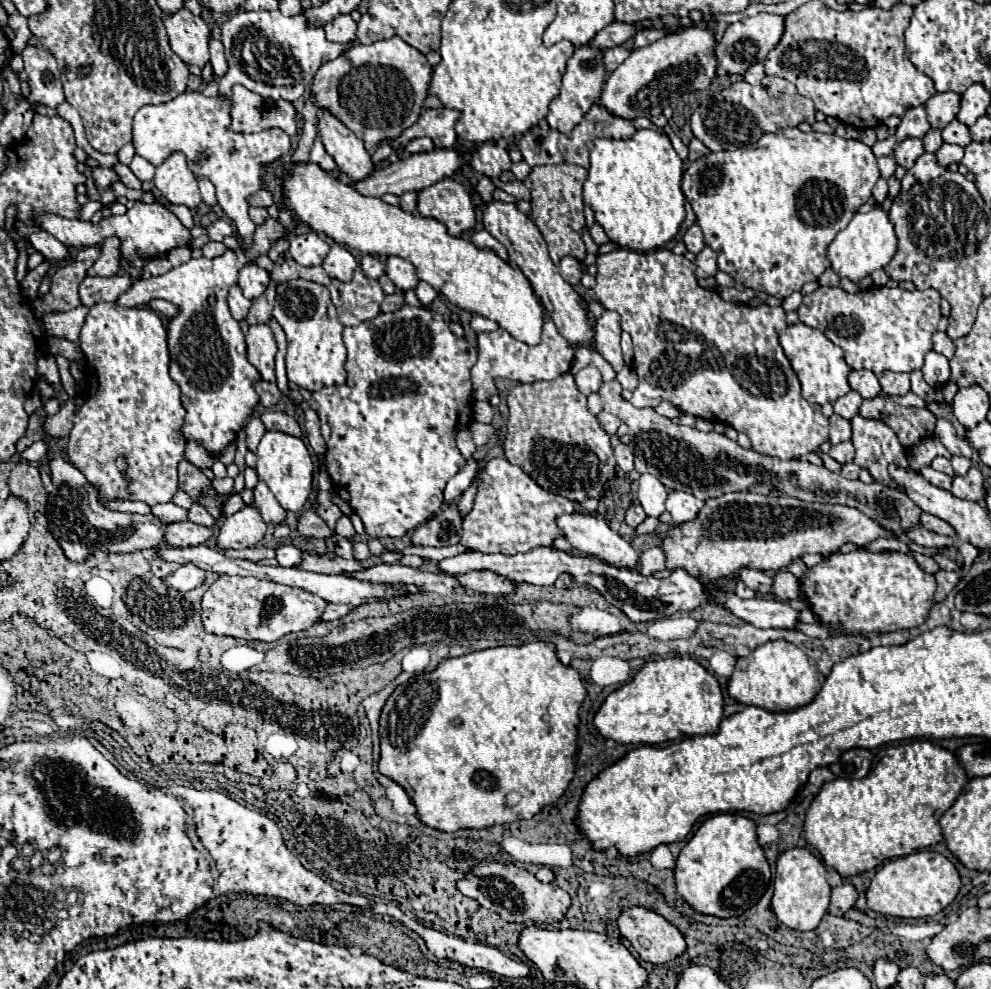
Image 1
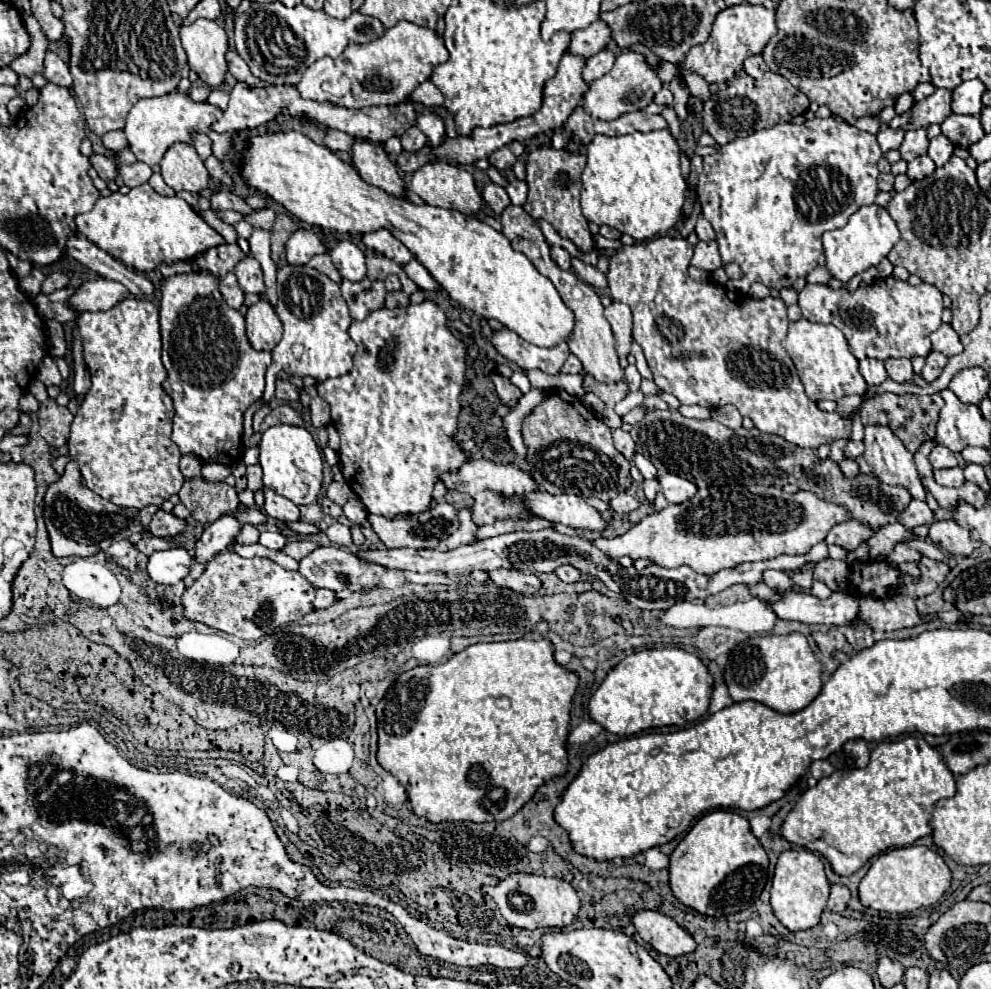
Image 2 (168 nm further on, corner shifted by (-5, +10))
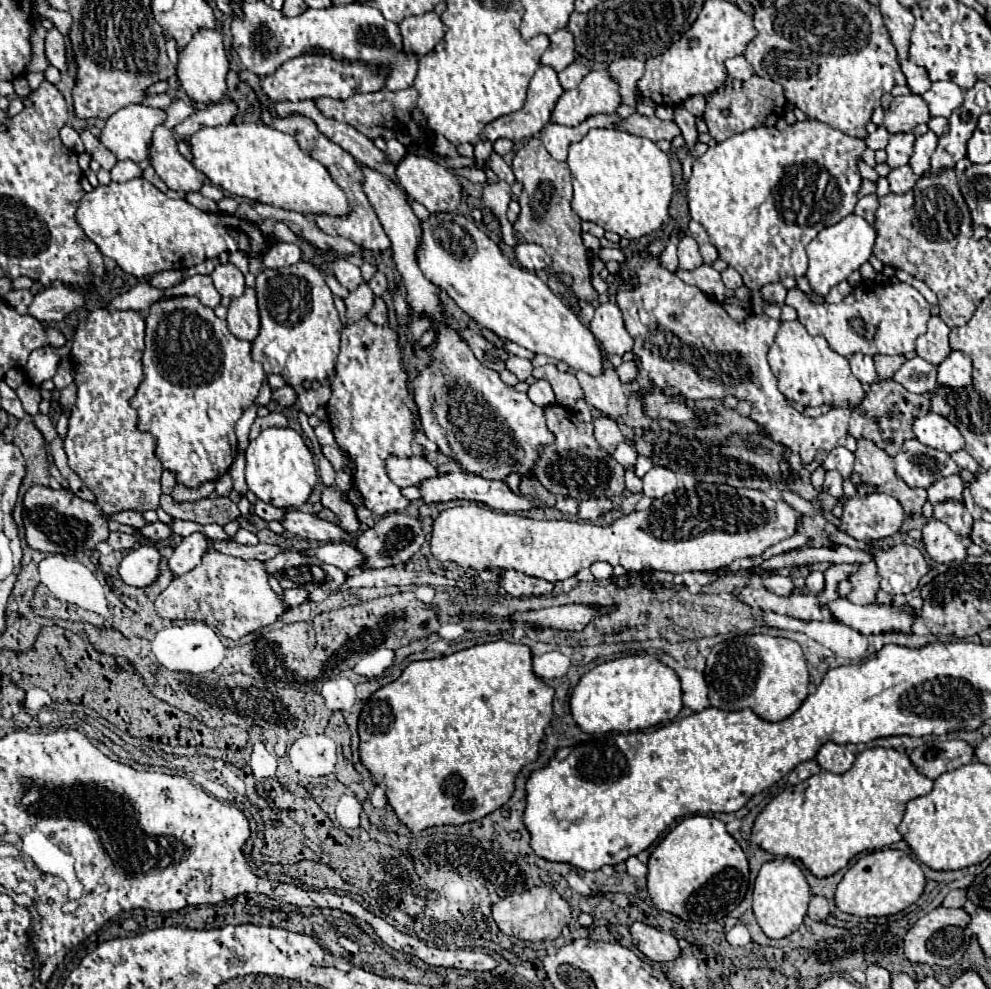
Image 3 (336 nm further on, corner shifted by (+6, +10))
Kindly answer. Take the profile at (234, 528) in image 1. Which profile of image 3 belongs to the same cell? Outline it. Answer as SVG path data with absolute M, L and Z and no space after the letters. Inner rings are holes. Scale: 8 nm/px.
M192 533L182 539L182 543L174 549L174 555L168 559L168 567L174 575L184 575L196 565L200 565L202 555L208 549L208 537L204 533Z

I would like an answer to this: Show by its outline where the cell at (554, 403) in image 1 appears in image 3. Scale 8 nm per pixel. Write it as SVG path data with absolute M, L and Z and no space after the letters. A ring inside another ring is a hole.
M562 405L544 407L544 415L548 429L554 435L554 443L542 447L540 457L532 467L532 475L542 483L542 487L546 487L550 493L574 497L578 501L590 497L612 499L622 495L624 467L596 443L592 423L580 421L572 409Z

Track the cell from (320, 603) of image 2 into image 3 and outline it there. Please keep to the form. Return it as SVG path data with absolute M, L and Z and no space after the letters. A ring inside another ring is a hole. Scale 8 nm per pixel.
M286 589L284 591L284 605L286 607L296 607L308 601L308 591L306 589Z

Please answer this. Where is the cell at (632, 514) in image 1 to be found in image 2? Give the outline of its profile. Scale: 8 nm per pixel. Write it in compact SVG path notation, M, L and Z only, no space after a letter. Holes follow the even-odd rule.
M619 493L615 499L609 501L609 507L611 507L615 513L623 515L623 513L631 513L633 509L637 509L637 507L639 507L639 501L637 501L635 497L627 495L627 493Z

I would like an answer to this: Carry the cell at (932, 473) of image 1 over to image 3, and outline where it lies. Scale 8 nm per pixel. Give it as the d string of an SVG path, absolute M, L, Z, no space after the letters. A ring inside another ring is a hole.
M948 475L932 483L926 491L928 491L930 503L938 503L946 499L962 499L962 479L960 475Z

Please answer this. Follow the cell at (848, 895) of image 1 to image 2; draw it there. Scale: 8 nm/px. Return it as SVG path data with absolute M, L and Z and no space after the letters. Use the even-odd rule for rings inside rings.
M833 885L829 901L827 901L827 909L841 913L847 907L847 901L849 901L849 889L845 885Z

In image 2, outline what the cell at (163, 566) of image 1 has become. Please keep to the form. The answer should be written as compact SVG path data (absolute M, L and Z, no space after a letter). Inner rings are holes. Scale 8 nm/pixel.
M143 535L143 537L135 543L135 547L137 547L141 553L151 555L153 551L163 551L163 549L169 549L171 545L169 545L169 541L167 541L167 539L153 537L153 535Z

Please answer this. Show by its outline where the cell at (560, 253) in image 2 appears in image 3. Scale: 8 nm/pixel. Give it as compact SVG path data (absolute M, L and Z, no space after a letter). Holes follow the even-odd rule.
M520 243L516 247L516 257L518 257L518 263L522 267L526 267L526 269L532 267L536 271L548 269L550 263L552 263L550 255L540 245L536 245L536 243Z

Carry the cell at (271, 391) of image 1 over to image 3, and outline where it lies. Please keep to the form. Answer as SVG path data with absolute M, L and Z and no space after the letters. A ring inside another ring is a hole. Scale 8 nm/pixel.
M284 385L284 387L272 391L272 399L274 399L278 405L290 407L290 405L294 405L294 401L296 401L296 393L294 393L294 389L292 389L290 385Z

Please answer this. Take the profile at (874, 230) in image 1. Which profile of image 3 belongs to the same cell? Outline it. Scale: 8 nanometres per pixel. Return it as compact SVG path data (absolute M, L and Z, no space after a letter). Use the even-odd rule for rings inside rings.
M854 213L846 215L836 225L830 225L830 227L822 229L806 247L808 261L810 261L808 271L806 271L806 279L810 281L812 289L818 295L824 297L834 285L844 281L852 271L860 269L860 265L870 259L874 243L876 243L876 229L874 229L874 225L868 223L864 217L854 215Z

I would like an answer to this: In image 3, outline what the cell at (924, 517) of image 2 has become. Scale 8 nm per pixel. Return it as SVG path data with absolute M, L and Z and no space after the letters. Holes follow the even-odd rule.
M872 493L866 499L852 497L844 505L842 529L858 541L878 541L900 531L906 513L898 499L886 493Z

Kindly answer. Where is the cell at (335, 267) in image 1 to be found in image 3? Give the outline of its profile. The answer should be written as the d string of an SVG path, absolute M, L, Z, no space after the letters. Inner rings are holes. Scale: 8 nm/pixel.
M336 257L332 263L332 271L334 271L336 279L340 281L340 285L346 287L348 291L354 291L362 283L360 269L356 265L352 265L346 257Z

